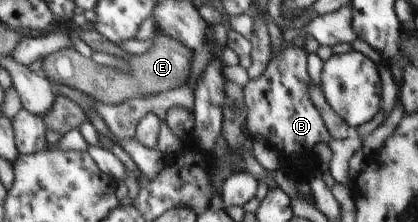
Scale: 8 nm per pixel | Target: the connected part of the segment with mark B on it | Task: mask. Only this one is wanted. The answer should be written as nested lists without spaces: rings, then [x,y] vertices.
[[[295,46],[281,50],[278,56],[273,56],[269,61],[262,76],[256,79],[250,79],[248,84],[243,88],[243,96],[247,108],[246,129],[248,134],[251,135],[252,141],[255,142],[254,137],[262,136],[268,142],[267,144],[269,146],[282,150],[284,154],[292,158],[305,154],[314,155],[312,151],[316,144],[324,142],[324,144],[328,145],[328,142],[331,140],[331,136],[324,122],[322,122],[321,113],[312,104],[312,100],[308,100],[310,96],[306,94],[308,92],[308,86],[312,83],[307,70],[307,55],[302,47]]]

